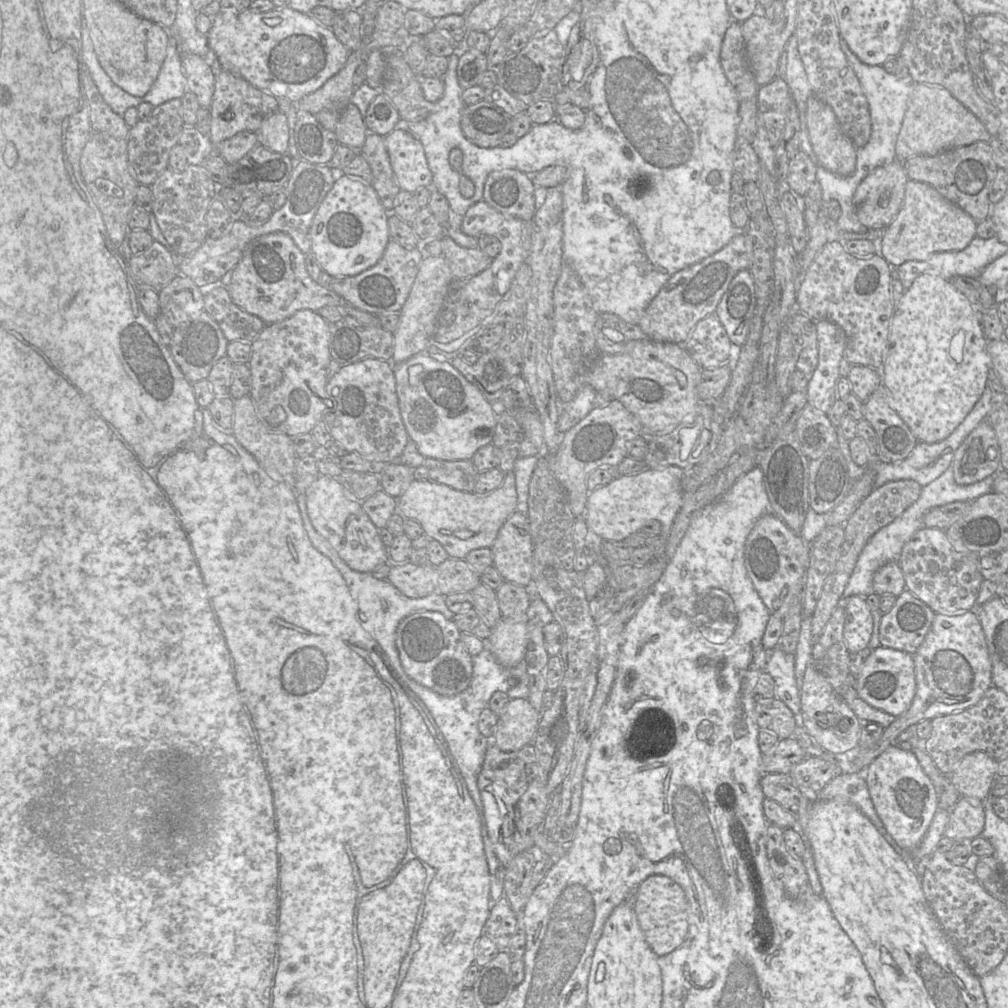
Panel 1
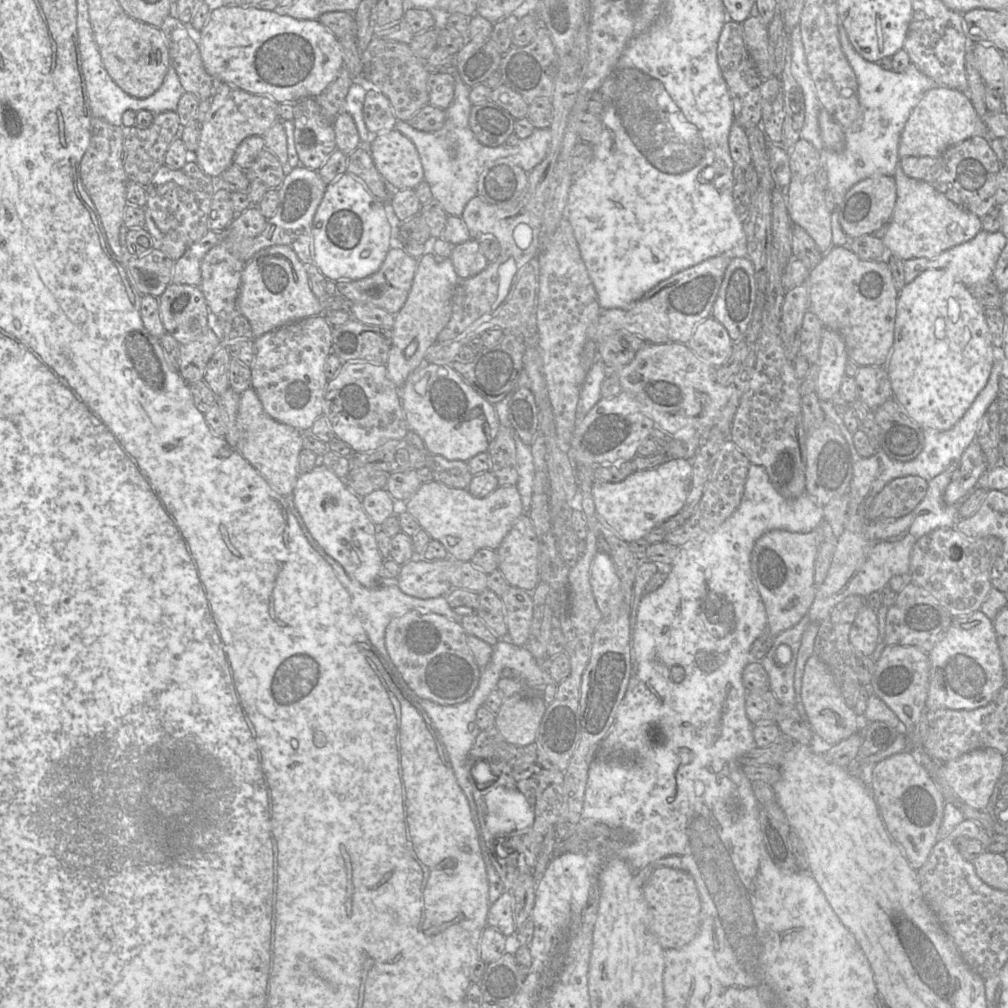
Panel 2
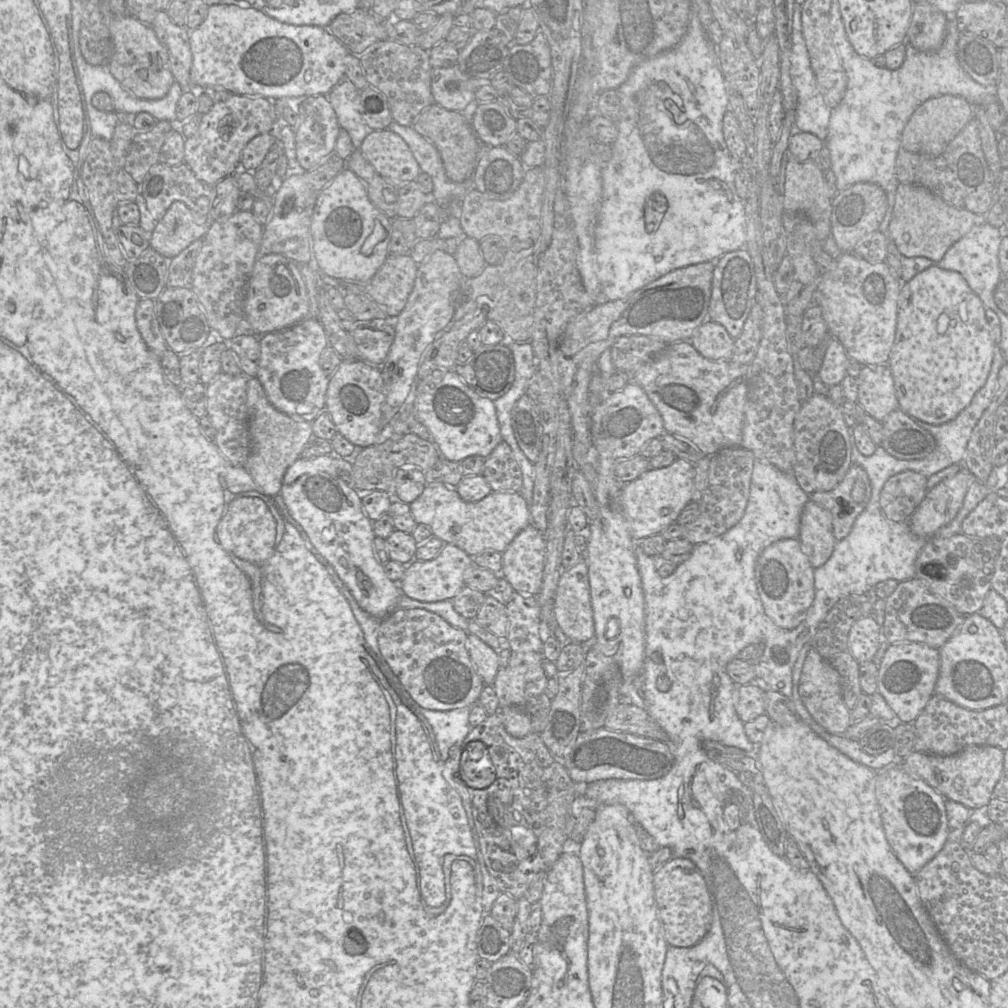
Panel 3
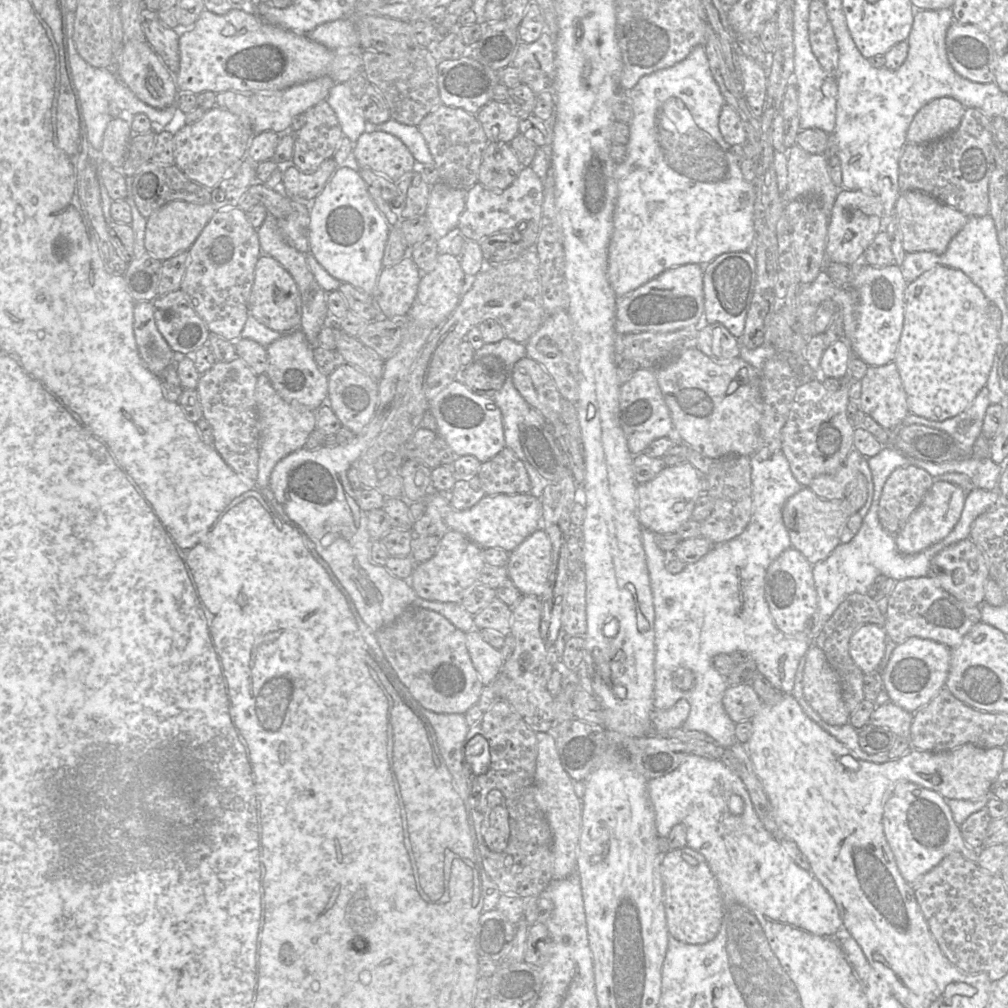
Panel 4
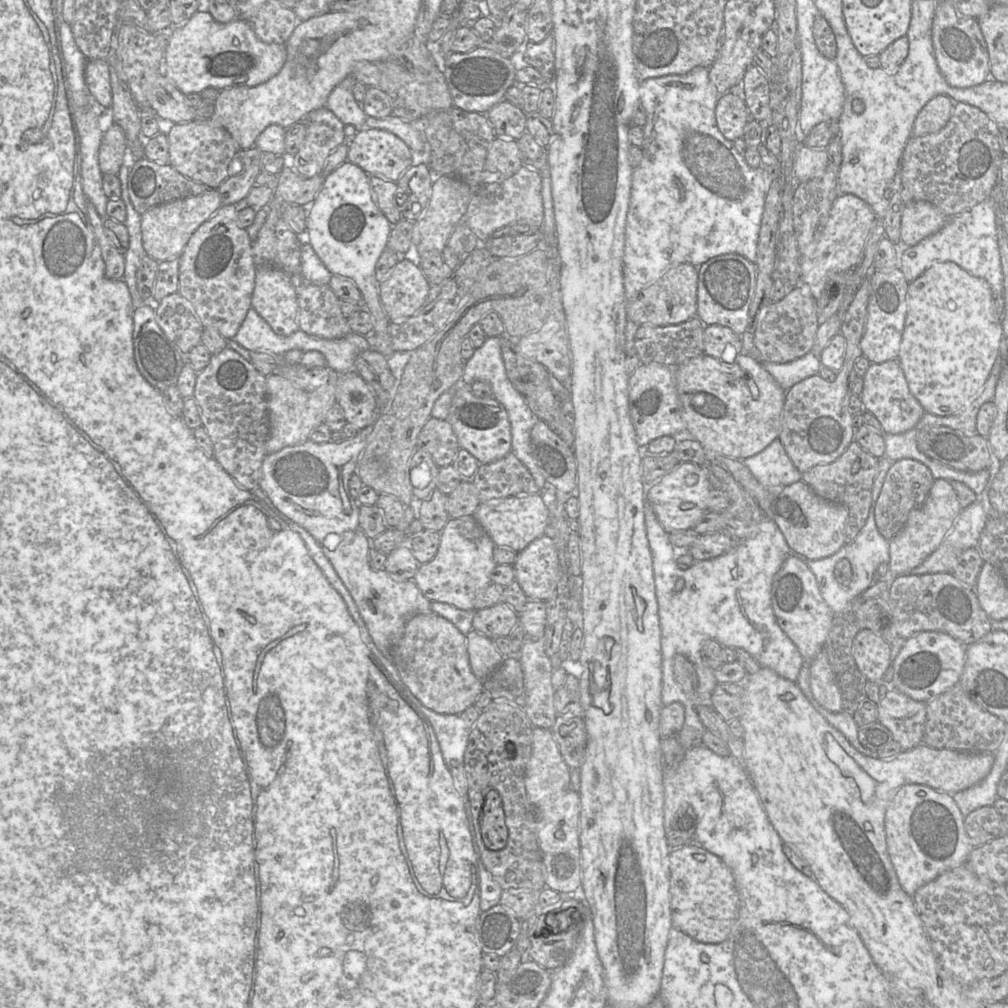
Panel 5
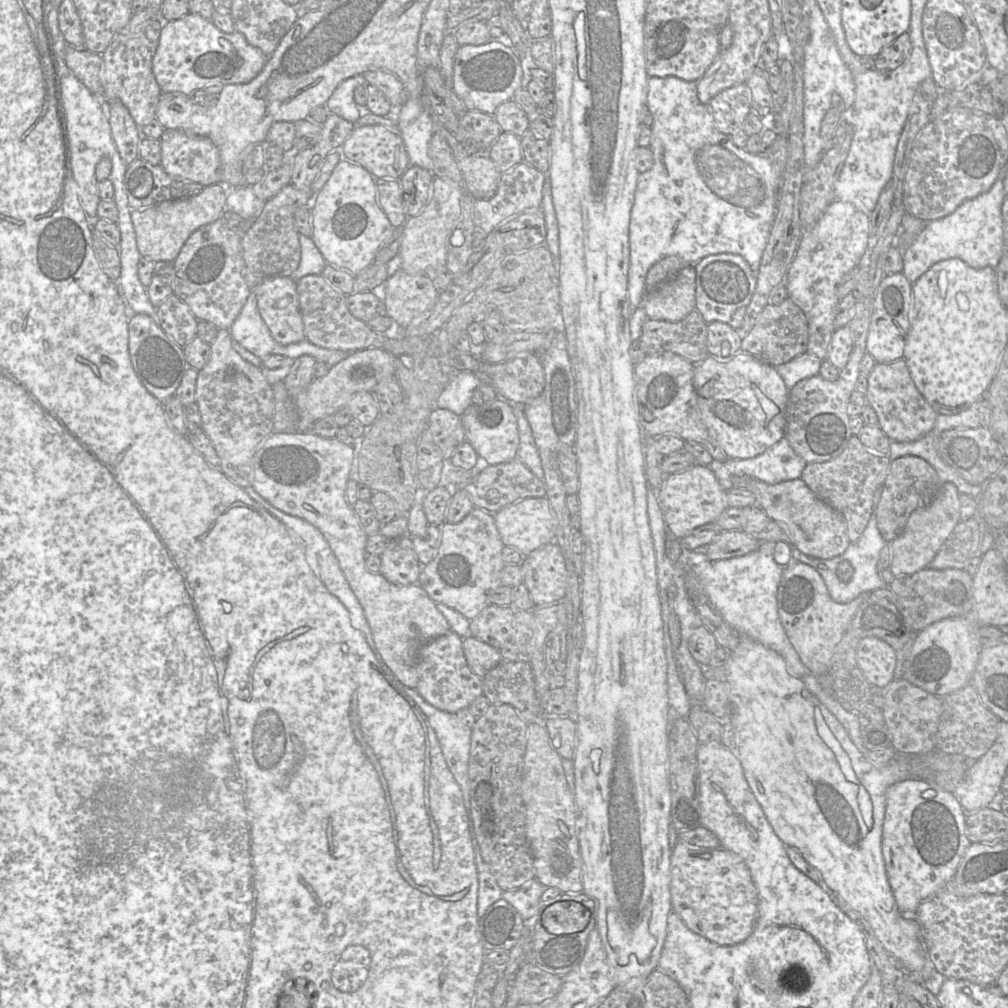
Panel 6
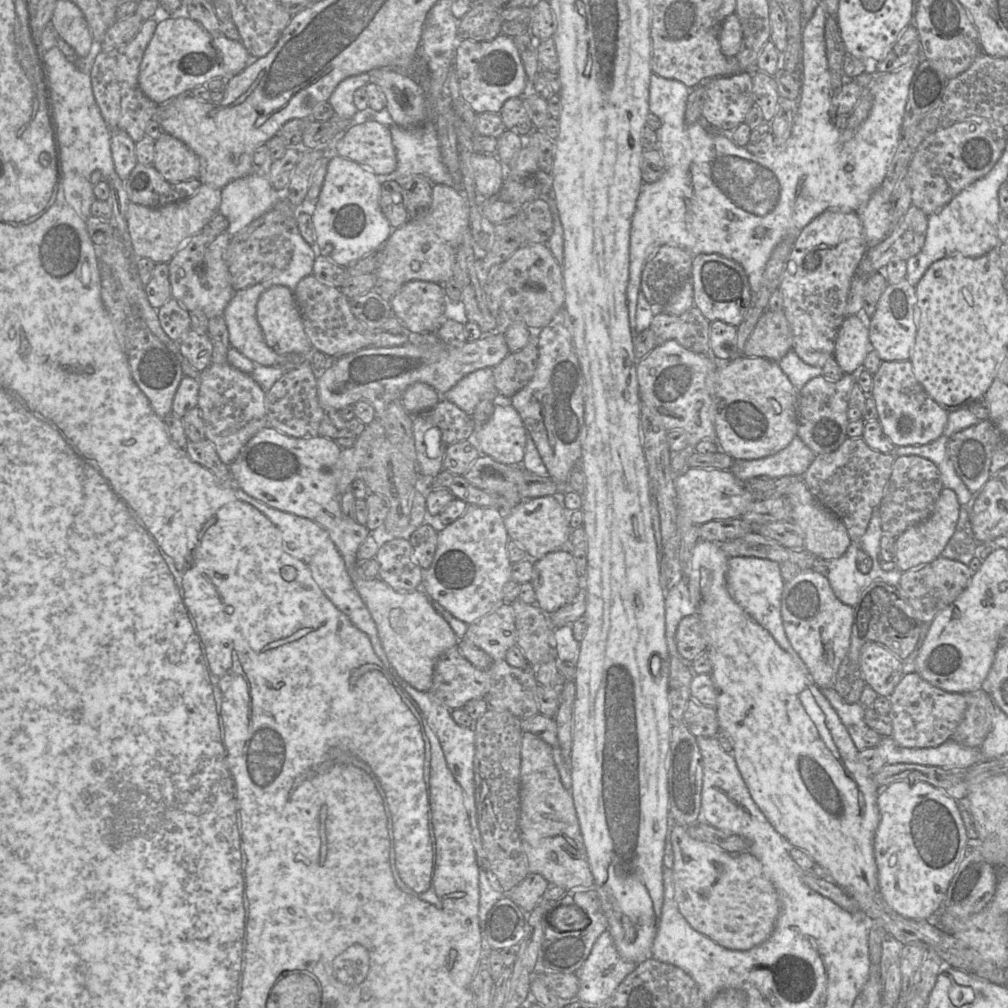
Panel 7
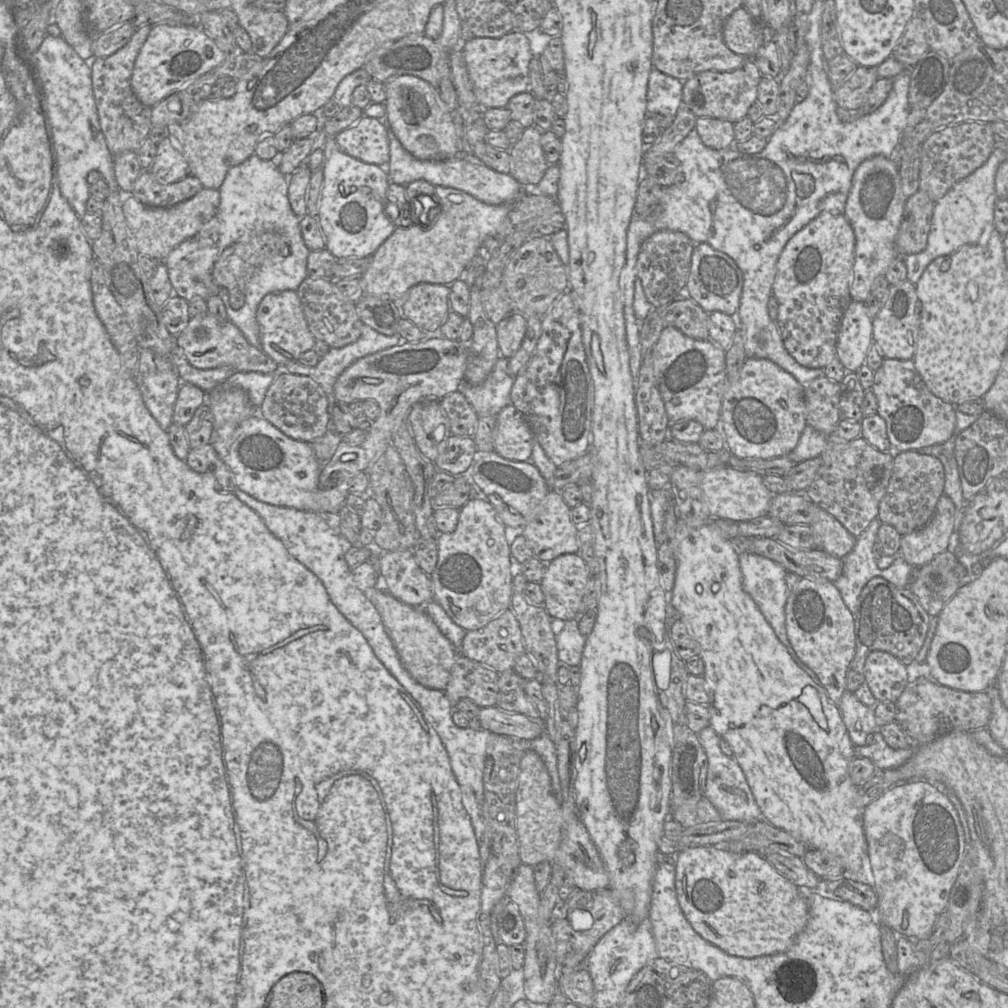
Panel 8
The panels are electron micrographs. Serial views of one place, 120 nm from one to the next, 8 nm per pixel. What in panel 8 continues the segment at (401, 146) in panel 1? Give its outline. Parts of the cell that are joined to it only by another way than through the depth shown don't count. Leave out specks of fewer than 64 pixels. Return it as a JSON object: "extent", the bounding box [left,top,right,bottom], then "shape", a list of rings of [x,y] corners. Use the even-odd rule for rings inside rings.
{"extent":[335,115,389,166],"shape":[[[363,115],[352,126],[338,133],[335,141],[342,151],[360,161],[378,166],[389,163],[388,133],[379,119]]]}

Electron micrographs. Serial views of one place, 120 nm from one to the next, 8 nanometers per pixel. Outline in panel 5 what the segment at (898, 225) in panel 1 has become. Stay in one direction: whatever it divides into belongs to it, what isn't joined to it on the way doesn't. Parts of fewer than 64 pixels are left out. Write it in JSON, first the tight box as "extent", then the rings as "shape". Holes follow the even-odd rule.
{"extent":[900,202,948,246],"shape":[[[928,202],[905,204],[901,217],[900,242],[903,246],[914,246],[938,232],[948,219],[948,216]]]}

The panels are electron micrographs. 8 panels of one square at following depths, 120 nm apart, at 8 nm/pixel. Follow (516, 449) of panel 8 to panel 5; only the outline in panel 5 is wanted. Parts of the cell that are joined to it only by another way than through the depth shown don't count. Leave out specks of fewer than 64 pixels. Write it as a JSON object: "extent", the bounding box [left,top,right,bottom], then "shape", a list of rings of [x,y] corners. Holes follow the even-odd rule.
{"extent":[447,382,511,464],"shape":[[[460,382],[455,388],[455,393],[450,406],[447,420],[453,427],[457,436],[460,448],[469,451],[480,464],[486,464],[496,461],[511,452],[511,428],[507,411],[504,406],[495,398],[480,398],[475,396],[471,390],[471,385]]]}

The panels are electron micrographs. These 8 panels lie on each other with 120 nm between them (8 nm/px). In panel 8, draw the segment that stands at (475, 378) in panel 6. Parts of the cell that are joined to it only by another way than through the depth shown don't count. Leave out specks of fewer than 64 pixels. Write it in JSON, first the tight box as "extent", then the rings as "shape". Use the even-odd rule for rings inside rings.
{"extent":[458,356,516,417],"shape":[[[500,356],[491,373],[479,385],[473,386],[466,380],[462,380],[458,386],[460,391],[475,410],[478,417],[497,416],[497,414],[511,402],[511,389],[516,376],[512,376],[508,370],[508,359]]]}

